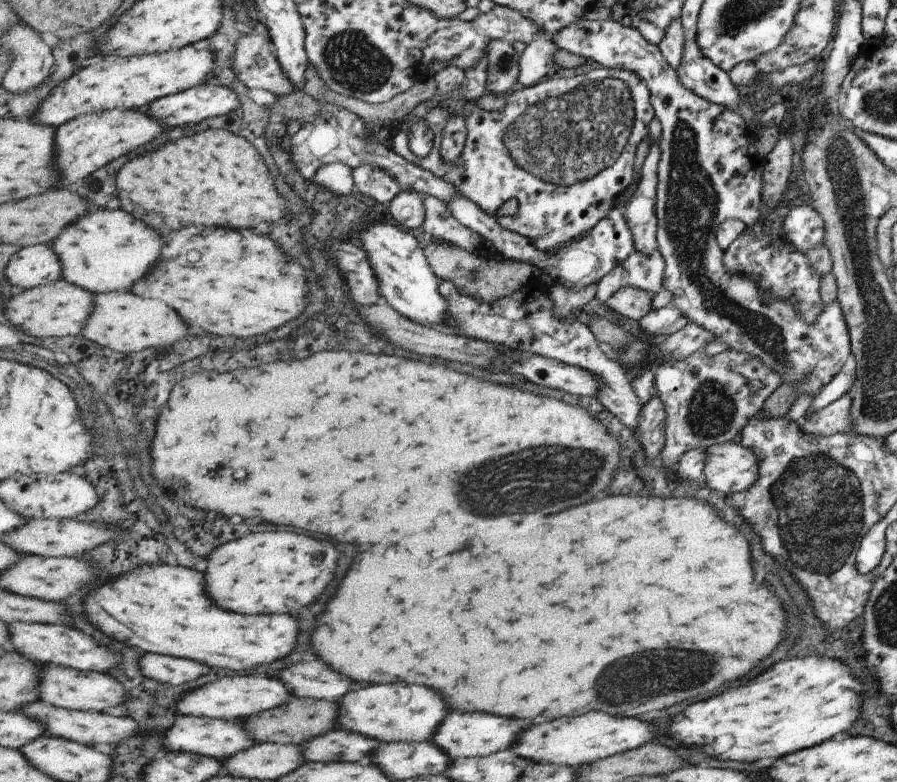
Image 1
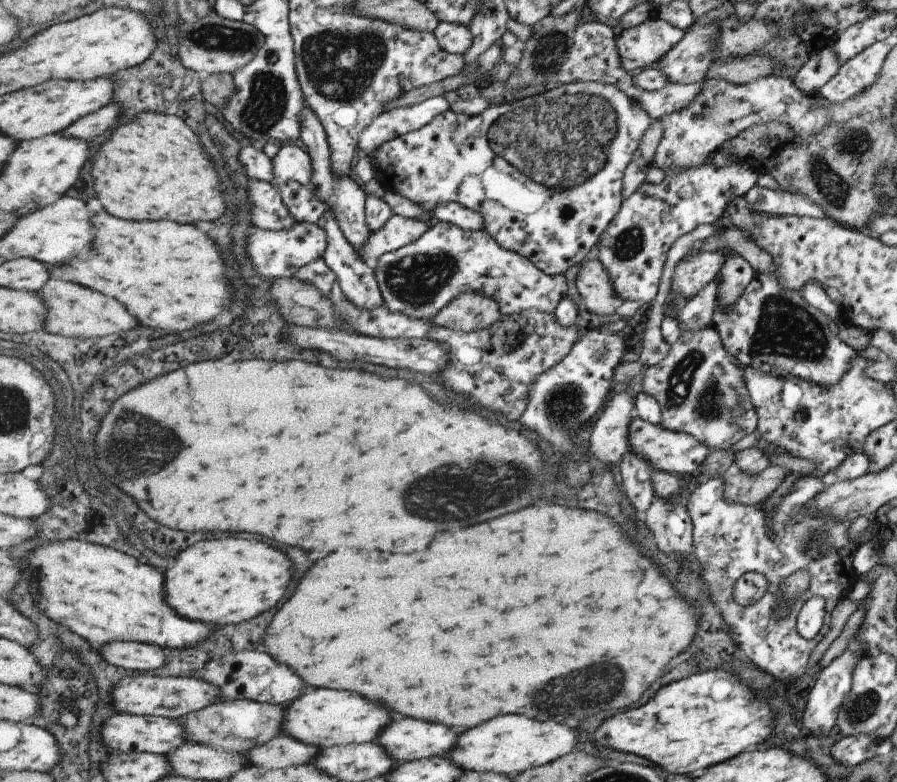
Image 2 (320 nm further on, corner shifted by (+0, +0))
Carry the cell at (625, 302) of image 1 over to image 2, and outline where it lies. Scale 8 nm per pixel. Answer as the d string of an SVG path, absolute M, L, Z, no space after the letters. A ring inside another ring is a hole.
M597 258L581 262L575 282L579 294L590 312L601 316L615 314L615 310L623 304L623 299L613 286L610 274Z

